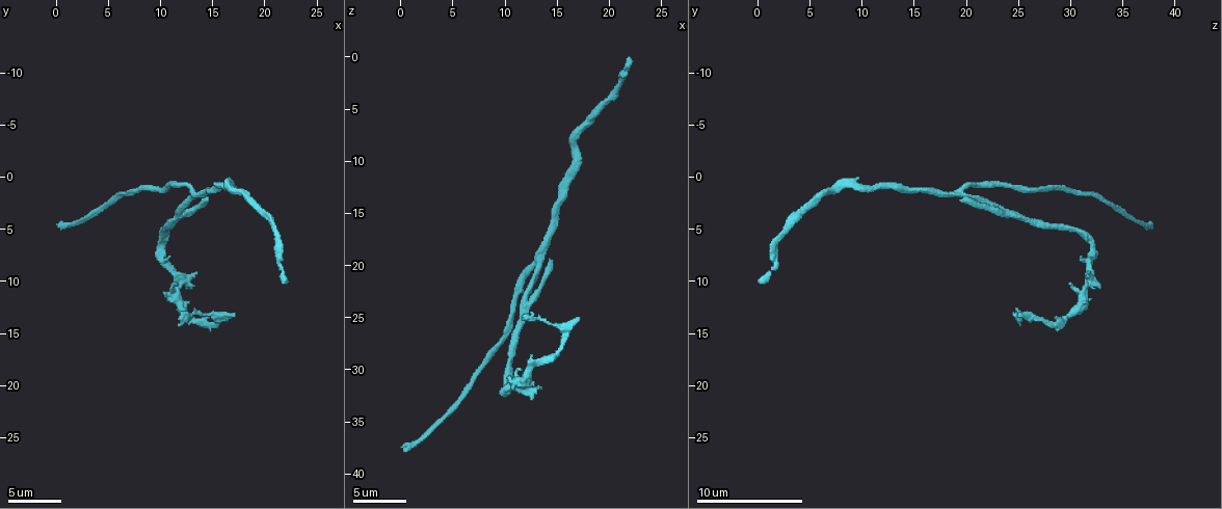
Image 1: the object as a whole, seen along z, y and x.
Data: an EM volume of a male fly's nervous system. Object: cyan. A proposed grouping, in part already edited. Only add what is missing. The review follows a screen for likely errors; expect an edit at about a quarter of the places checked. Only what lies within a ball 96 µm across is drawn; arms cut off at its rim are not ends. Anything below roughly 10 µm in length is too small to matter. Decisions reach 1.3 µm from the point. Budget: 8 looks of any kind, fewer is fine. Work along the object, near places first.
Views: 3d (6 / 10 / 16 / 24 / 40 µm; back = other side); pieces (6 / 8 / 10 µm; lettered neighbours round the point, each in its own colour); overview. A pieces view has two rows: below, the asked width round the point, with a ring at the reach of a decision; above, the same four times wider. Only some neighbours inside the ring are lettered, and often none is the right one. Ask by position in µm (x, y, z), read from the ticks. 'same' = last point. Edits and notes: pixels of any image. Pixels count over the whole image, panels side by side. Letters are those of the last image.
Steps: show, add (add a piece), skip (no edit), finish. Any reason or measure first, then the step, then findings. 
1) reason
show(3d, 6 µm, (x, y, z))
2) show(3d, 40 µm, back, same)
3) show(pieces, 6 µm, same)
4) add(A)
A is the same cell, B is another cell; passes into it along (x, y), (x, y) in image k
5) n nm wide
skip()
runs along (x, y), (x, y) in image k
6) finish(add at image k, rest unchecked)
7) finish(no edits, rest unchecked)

an open end
show(pieces, 10 µm, (16.8, 13.4, 25.2))

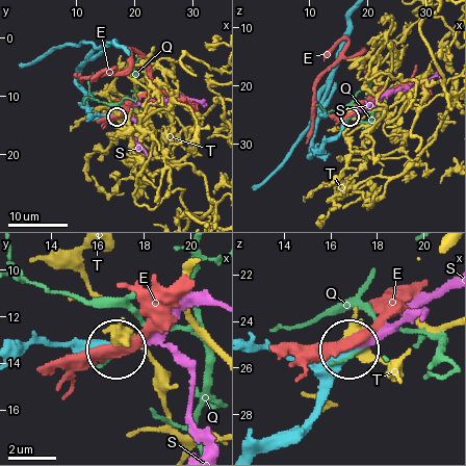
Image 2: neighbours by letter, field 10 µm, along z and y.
add(S)
S is the same cell, E, Q and T are other cells; it goes on there

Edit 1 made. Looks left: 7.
free end
show(pieces, 6 µm, (11.6, 14.0, 25.2))

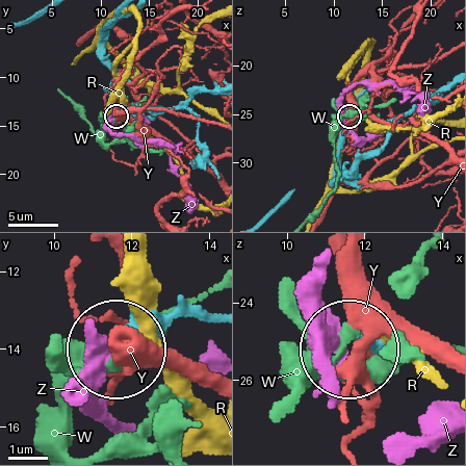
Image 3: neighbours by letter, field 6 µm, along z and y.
270 nm wide
skip()
R, W, Y and Z are other cells; none of them fits

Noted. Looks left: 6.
an open end
show(pieces, 10 µm, (14.2, 2.2, 19.8))

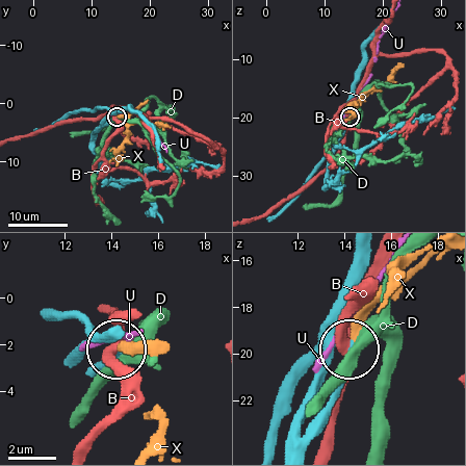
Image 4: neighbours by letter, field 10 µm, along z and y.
add(X)
X is the same cell, B, D and U are other cells; it goes on there

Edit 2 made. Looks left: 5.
end of a long branch
show(3d, 6 µm, (0.2, 4.6, 37.4))

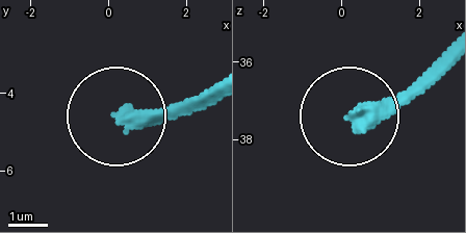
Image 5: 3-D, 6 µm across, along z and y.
show(pieces, 8 µm, (0.35, 4.60, 37.45))

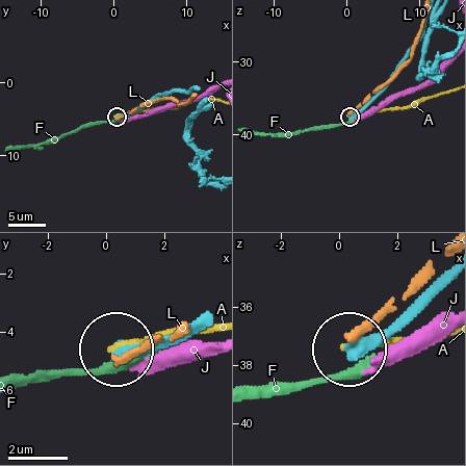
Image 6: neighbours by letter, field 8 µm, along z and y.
skip()
A, F, J and L are other cells; runs along (184, 327), (120, 346) in image 6; none of them fits

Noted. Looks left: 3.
finish(add at image 2, add at image 4, rest unchecked)

